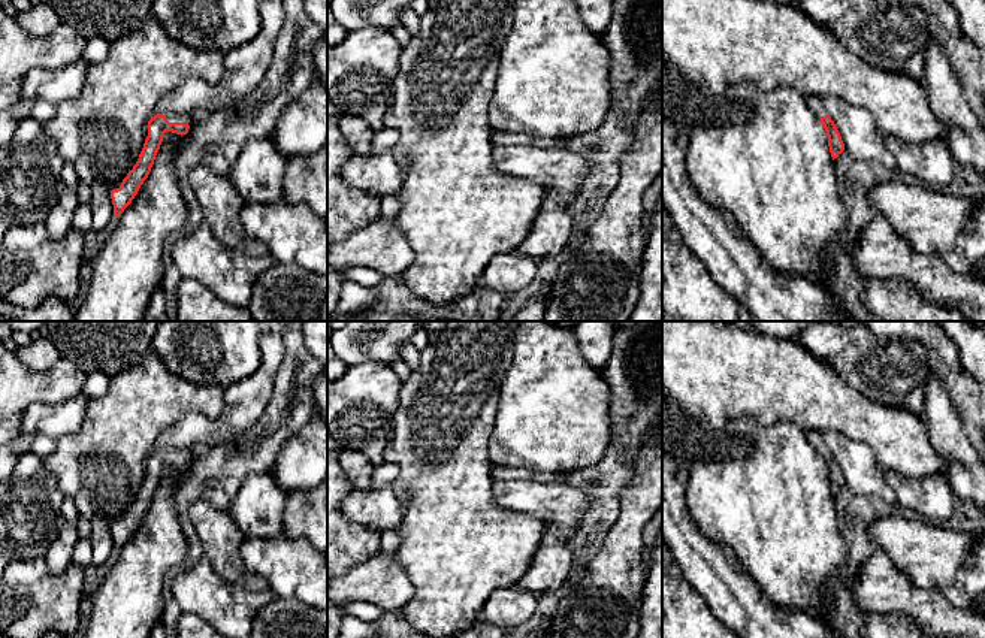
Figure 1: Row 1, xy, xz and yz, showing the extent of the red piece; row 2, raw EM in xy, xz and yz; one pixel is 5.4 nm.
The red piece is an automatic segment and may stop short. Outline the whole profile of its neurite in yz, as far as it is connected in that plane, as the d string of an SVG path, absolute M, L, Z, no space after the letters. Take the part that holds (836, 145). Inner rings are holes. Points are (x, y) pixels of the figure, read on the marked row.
M810 96L806 100L807 100L809 108L813 111L813 114L821 120L821 123L827 131L828 146L830 146L833 160L837 158L844 151L844 143L842 140L842 136L840 136L834 121L825 111L822 100L818 96Z

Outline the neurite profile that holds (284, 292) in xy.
M275 263L254 281L247 309L254 321L327 321L327 276Z

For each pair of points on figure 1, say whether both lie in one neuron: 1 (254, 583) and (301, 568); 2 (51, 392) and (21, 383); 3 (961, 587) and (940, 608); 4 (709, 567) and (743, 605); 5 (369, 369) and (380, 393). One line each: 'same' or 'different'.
1: different
2: same
3: different
4: same
5: same

